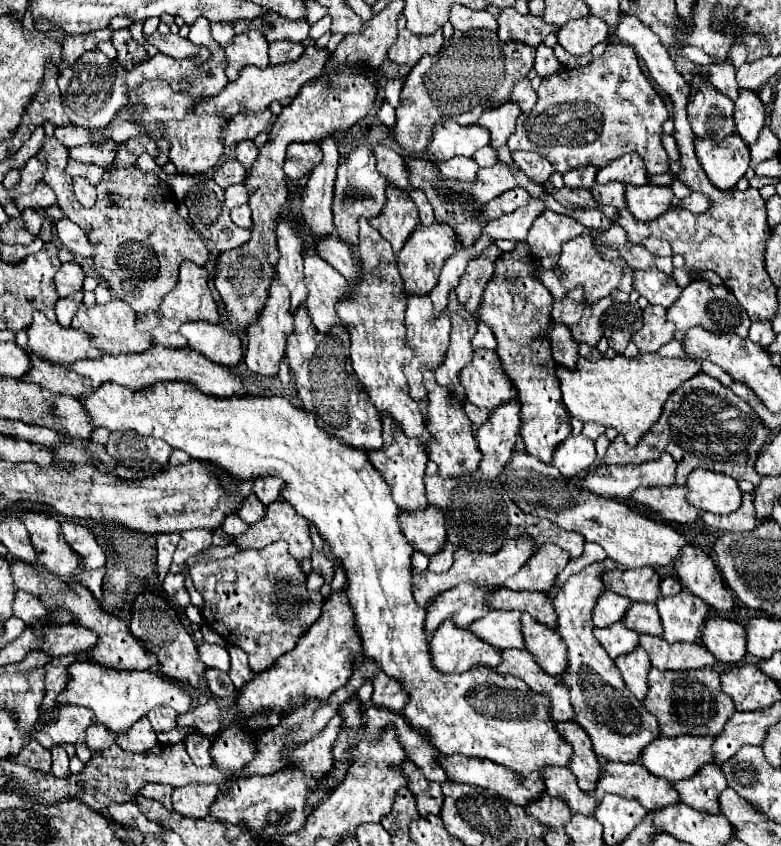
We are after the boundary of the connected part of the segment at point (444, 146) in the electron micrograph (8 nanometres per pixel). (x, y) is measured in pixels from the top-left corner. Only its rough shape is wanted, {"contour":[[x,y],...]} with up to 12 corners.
{"contour":[[453,119],[435,125],[429,151],[437,161],[489,145],[481,125]]}

